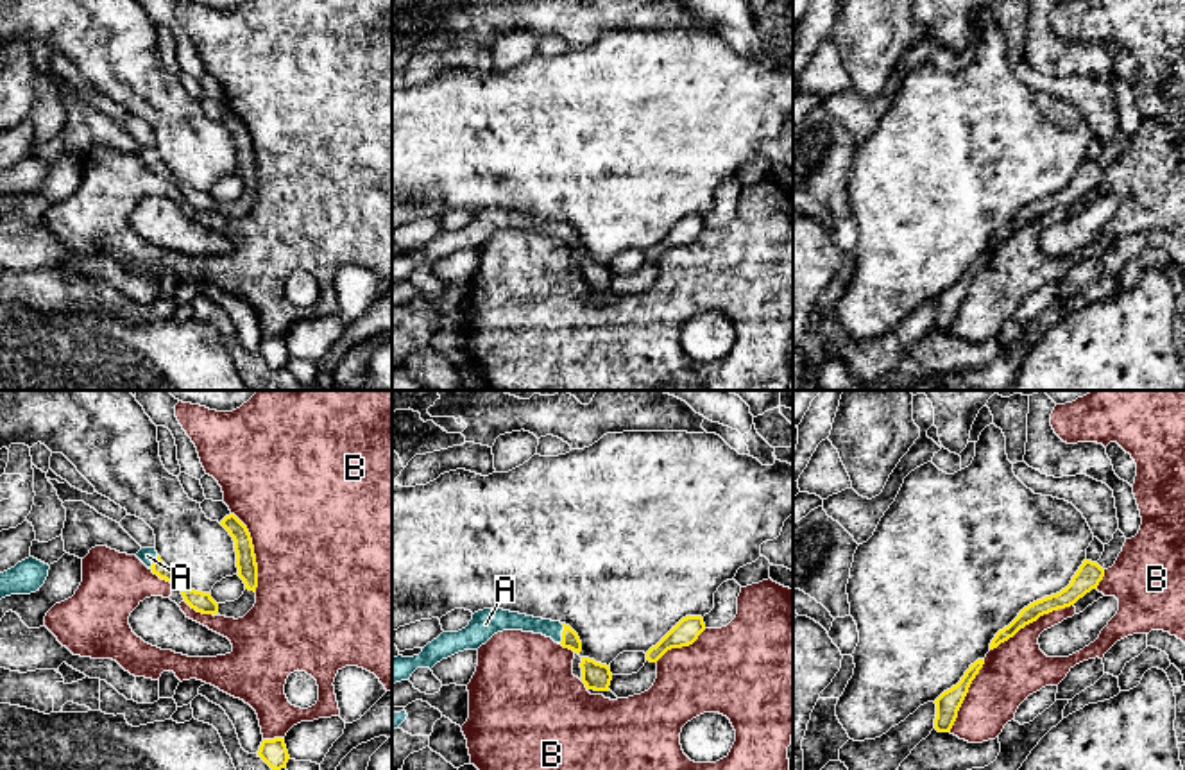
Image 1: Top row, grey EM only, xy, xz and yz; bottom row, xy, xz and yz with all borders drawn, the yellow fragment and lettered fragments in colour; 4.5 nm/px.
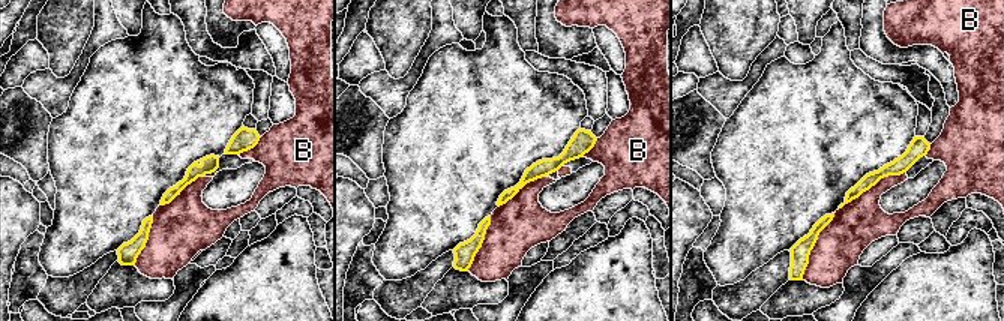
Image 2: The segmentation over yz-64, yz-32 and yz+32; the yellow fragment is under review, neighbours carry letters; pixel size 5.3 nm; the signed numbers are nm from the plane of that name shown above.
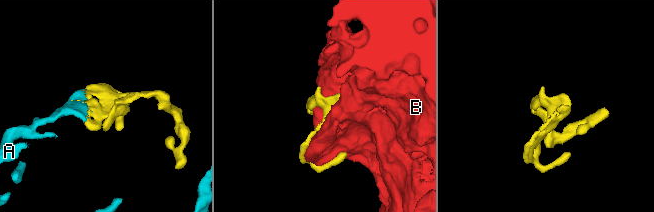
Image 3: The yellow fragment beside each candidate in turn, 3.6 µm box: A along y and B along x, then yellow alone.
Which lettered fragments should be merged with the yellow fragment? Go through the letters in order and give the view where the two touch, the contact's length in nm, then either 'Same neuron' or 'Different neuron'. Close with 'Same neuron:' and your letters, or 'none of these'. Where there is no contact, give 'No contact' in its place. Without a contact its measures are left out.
A: Touches yellow in xz. Shared border 100 nm. Same neuron
B: Touches yellow in yz. Shared border 440 nm. Different neuron
Same neuron: A

